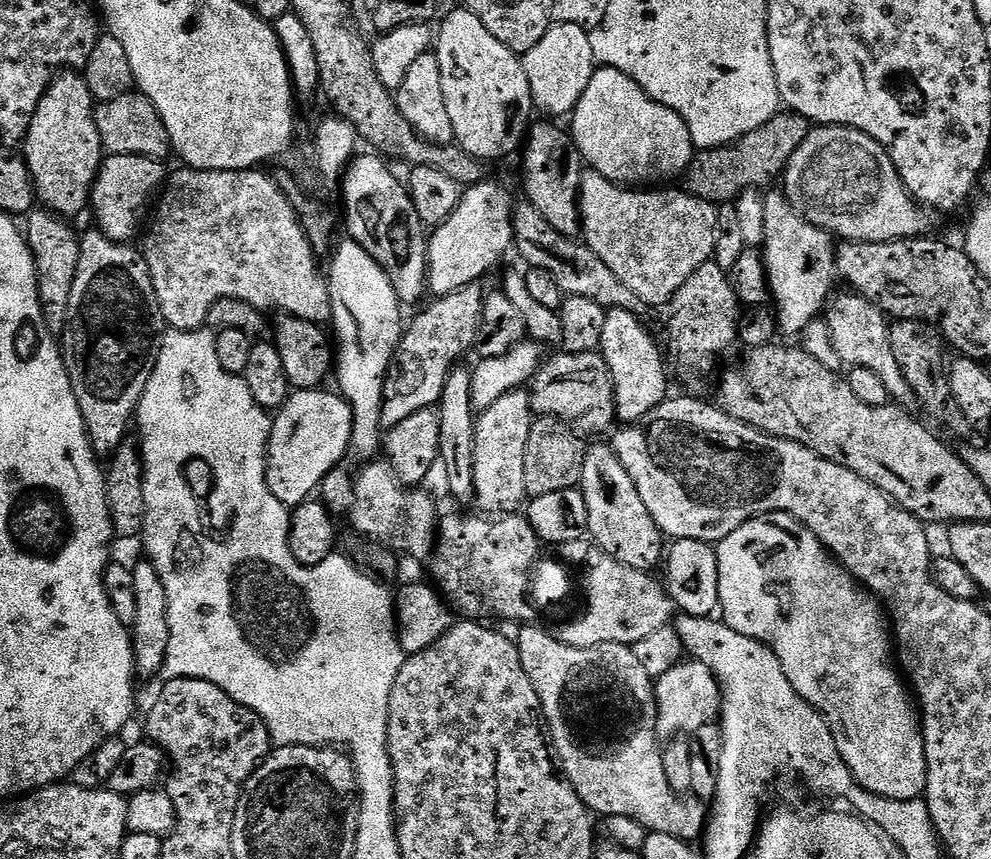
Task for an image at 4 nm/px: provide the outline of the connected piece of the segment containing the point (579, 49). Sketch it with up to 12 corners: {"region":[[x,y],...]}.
{"region":[[556,24],[523,53],[532,103],[567,117],[598,69],[589,29]]}

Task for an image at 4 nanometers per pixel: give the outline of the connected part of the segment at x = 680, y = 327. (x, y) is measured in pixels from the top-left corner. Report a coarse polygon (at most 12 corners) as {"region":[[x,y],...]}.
{"region":[[698,266],[666,305],[668,348],[708,372],[738,340],[729,273]]}

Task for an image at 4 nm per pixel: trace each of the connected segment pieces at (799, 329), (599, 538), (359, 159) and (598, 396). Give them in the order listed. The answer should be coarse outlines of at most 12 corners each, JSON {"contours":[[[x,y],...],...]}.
{"contours":[[[783,191],[764,196],[762,245],[779,335],[825,311],[837,245]],[[607,443],[587,449],[578,485],[588,536],[651,573],[666,540]],[[376,154],[344,169],[343,227],[401,305],[428,286],[428,236]],[[563,350],[530,381],[533,413],[584,438],[616,420],[599,351]]]}

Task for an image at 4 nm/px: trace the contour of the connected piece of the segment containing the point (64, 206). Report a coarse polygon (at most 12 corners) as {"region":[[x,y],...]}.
{"region":[[79,71],[48,85],[22,142],[37,201],[89,207],[106,153]]}

